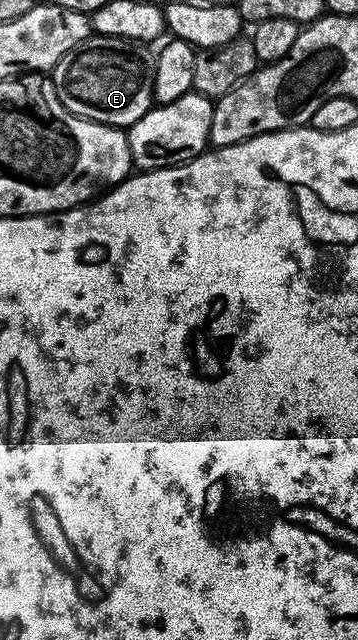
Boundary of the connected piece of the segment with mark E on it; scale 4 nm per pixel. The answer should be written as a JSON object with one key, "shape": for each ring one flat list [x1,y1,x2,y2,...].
{"shape":[[96,34,82,44,70,48,56,69,51,71,52,83,56,85,58,100,70,112,107,126,127,128,134,125,154,105,154,72,156,60,143,42,131,42,125,38,111,38]]}

